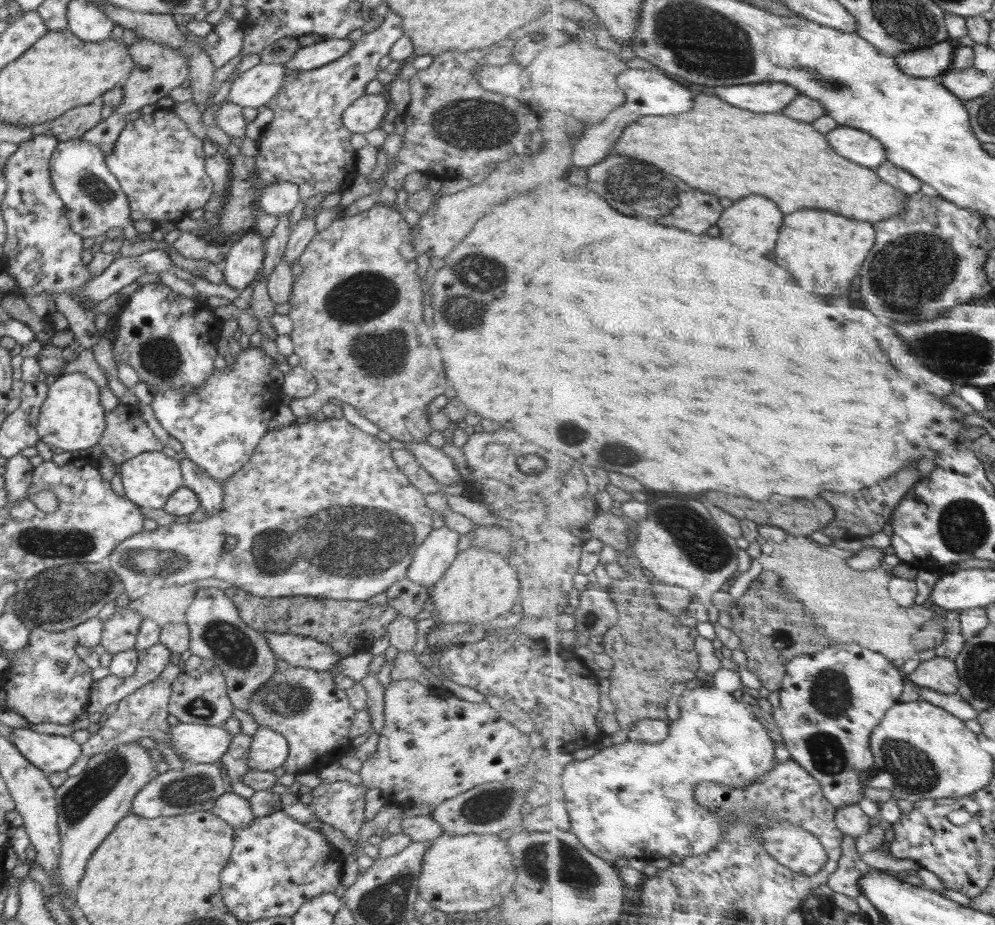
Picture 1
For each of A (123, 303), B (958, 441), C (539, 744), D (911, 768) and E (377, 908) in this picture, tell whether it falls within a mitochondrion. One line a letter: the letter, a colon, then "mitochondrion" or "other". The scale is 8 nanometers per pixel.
A: other
B: other
C: other
D: mitochondrion
E: mitochondrion

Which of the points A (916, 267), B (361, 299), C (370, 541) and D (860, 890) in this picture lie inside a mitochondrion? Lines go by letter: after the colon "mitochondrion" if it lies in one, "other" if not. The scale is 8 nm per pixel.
A: mitochondrion
B: mitochondrion
C: mitochondrion
D: other

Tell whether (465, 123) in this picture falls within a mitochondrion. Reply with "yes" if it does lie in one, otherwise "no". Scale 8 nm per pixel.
yes

